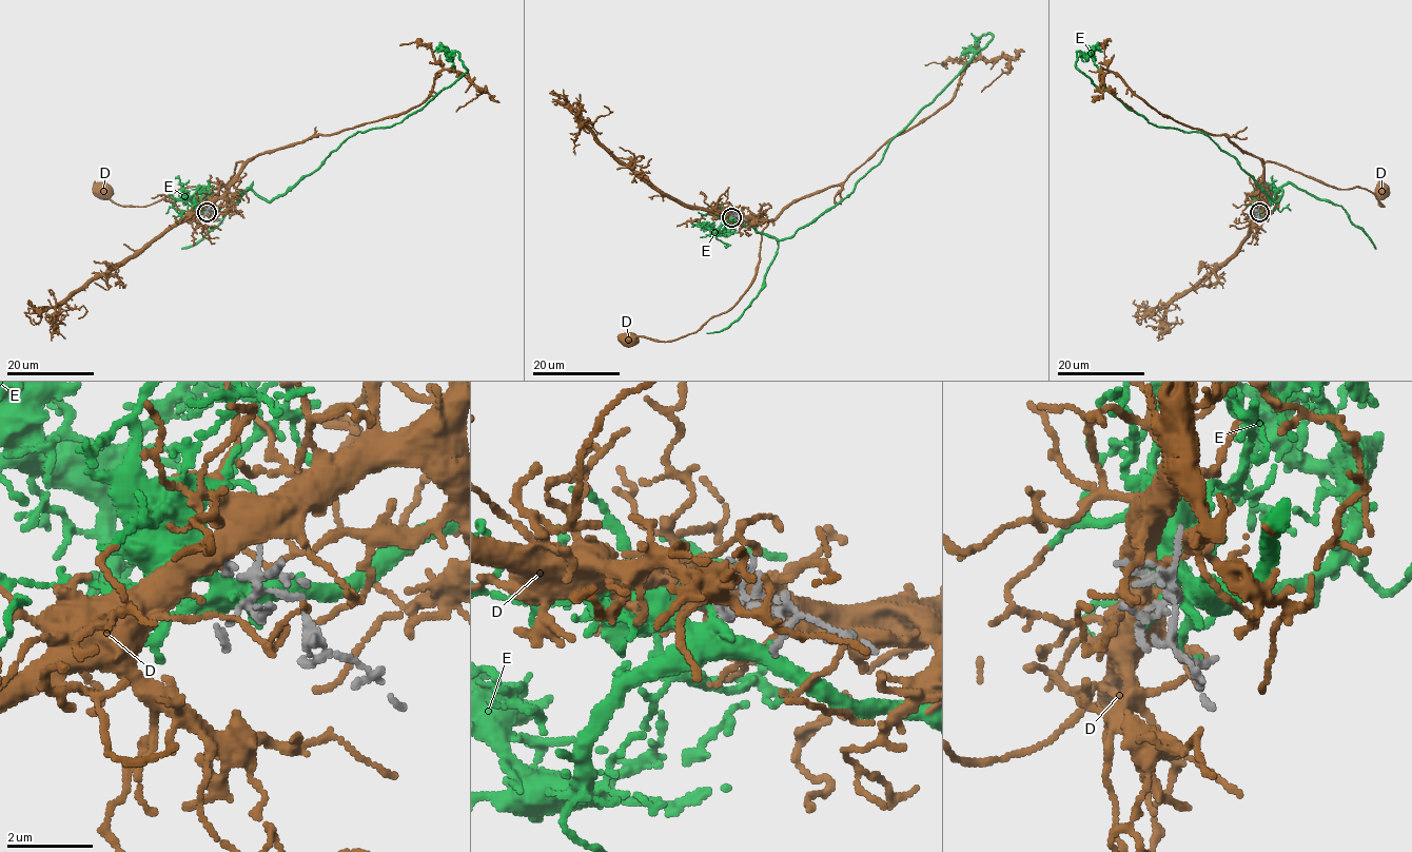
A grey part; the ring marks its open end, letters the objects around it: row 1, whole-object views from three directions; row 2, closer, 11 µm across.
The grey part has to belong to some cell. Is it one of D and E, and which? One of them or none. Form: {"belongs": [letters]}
{"belongs": ["E"]}

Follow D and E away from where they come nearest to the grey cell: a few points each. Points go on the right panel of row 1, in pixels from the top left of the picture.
D: (1256, 209), (1265, 162), (1273, 161), (1341, 189), (1366, 188), (1384, 207), (1378, 204), (1383, 193)
E: (1258, 212), (1280, 189), (1277, 201), (1207, 135), (1157, 127), (1099, 88), (1076, 68), (1077, 52), (1102, 52)

